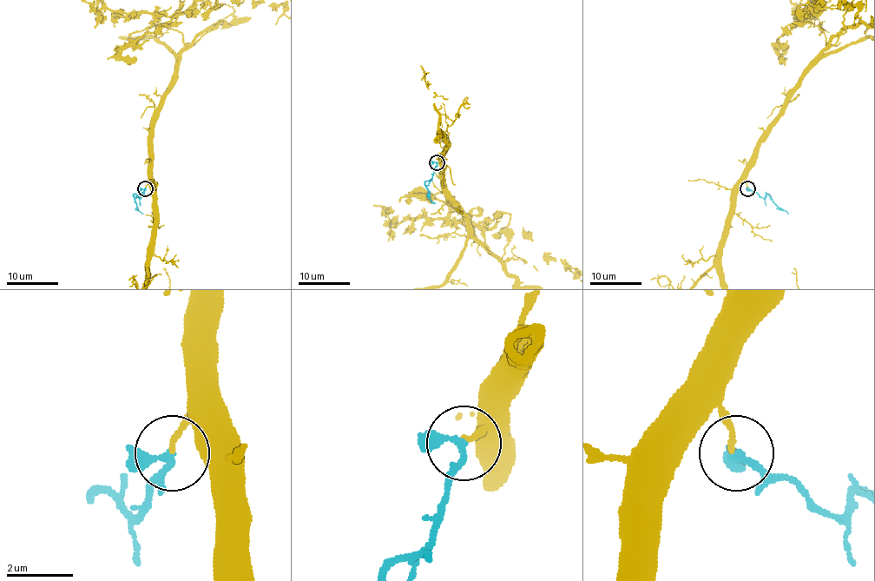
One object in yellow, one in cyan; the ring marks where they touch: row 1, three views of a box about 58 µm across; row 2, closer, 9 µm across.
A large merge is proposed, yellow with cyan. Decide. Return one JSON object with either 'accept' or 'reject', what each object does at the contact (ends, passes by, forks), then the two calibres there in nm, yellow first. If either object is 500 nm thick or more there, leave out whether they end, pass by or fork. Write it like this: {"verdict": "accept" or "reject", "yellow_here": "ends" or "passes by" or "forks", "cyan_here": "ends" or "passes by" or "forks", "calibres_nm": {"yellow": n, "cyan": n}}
{"verdict": "accept", "yellow_here": "ends", "cyan_here": "passes by", "calibres_nm": {"yellow": 140, "cyan": 200}}

